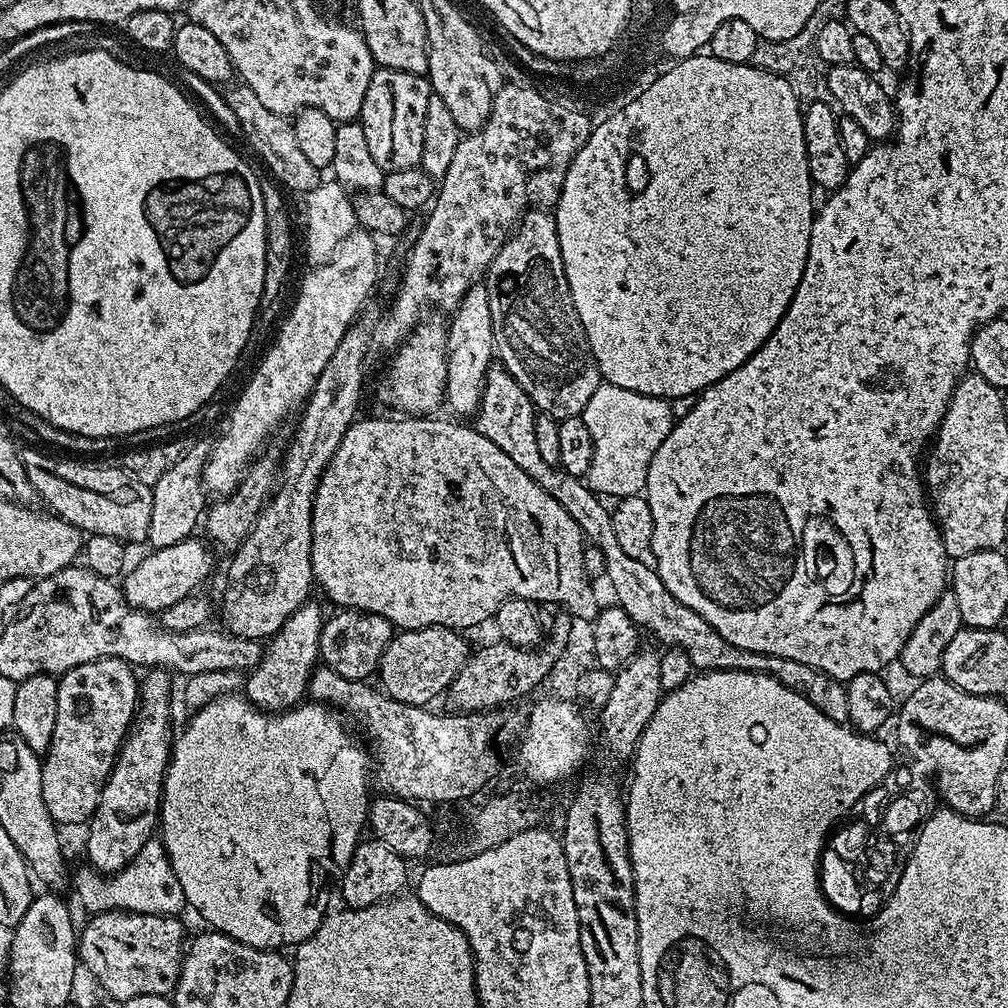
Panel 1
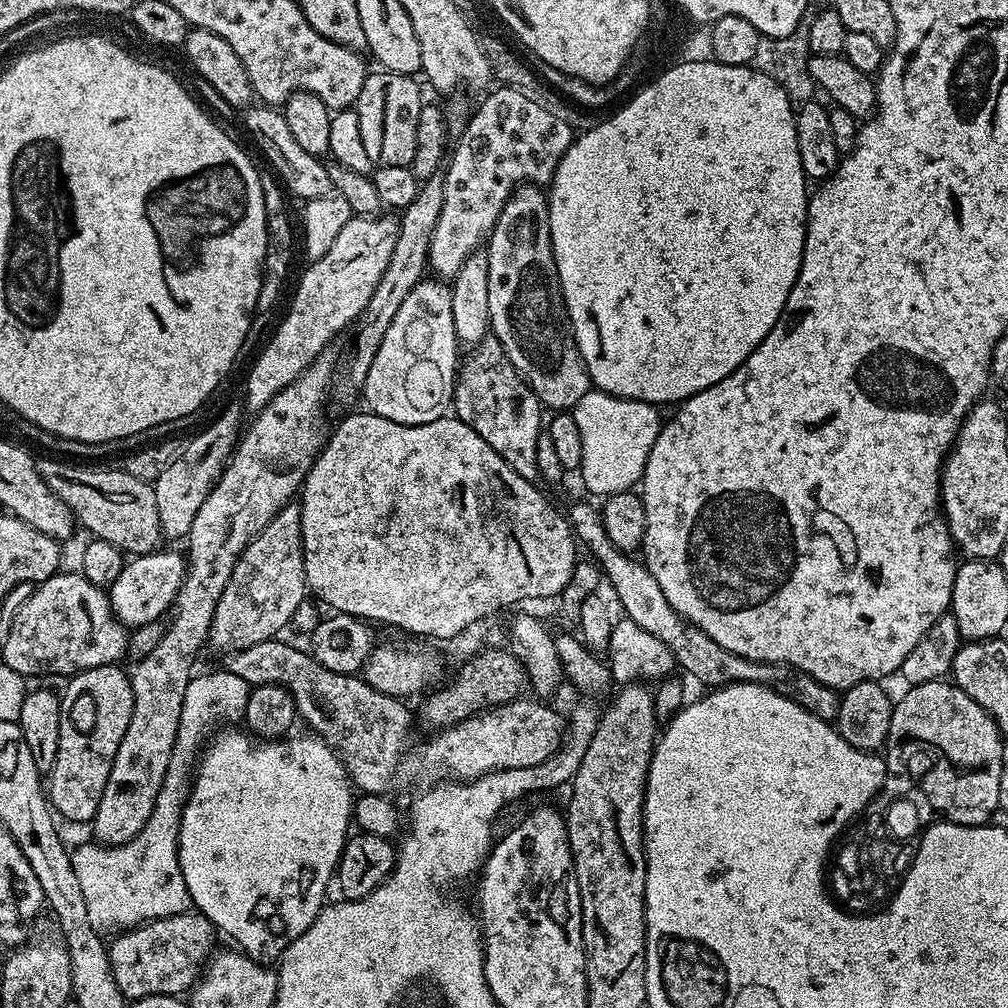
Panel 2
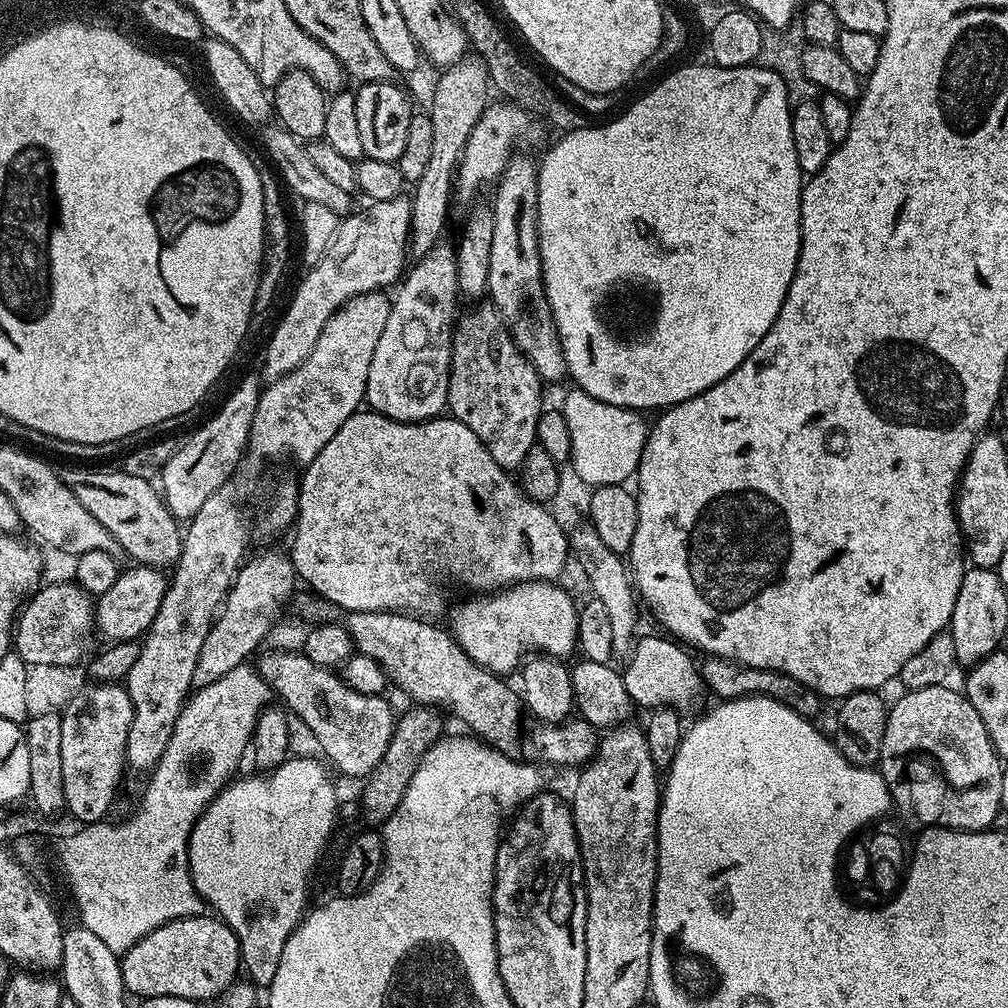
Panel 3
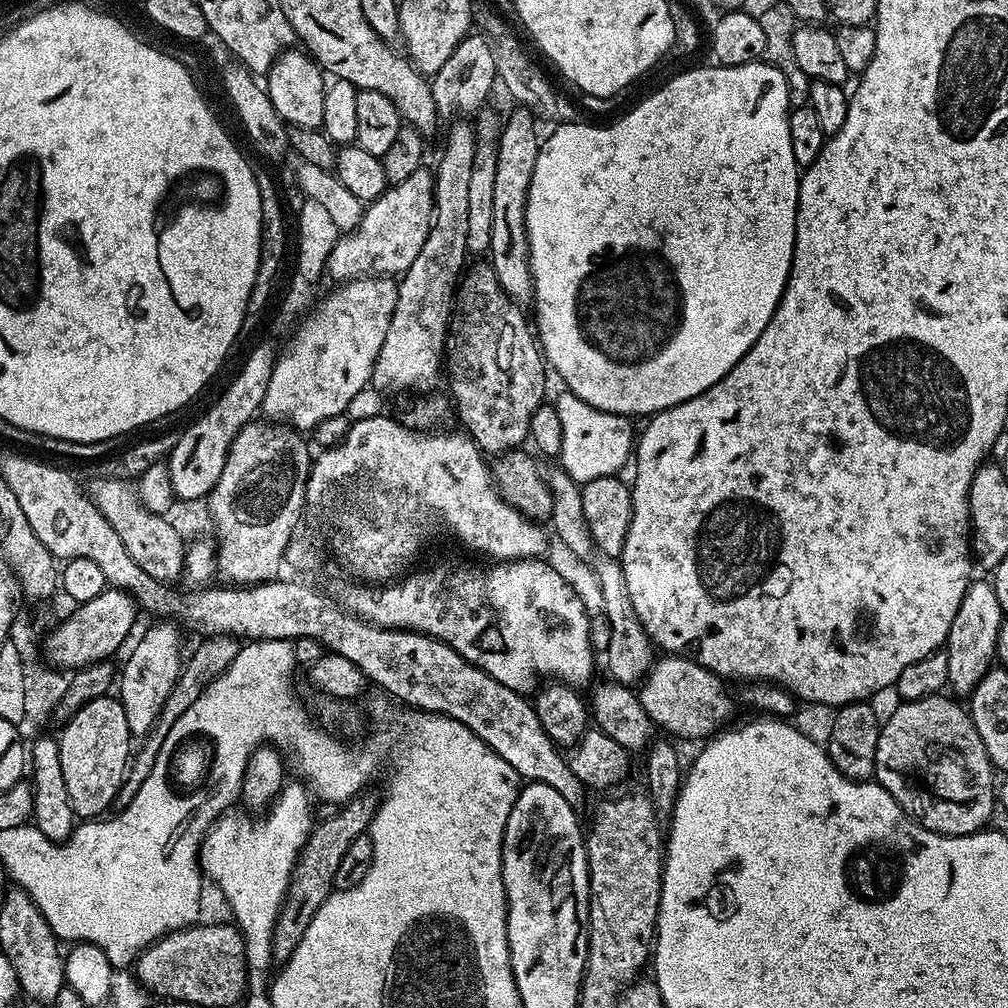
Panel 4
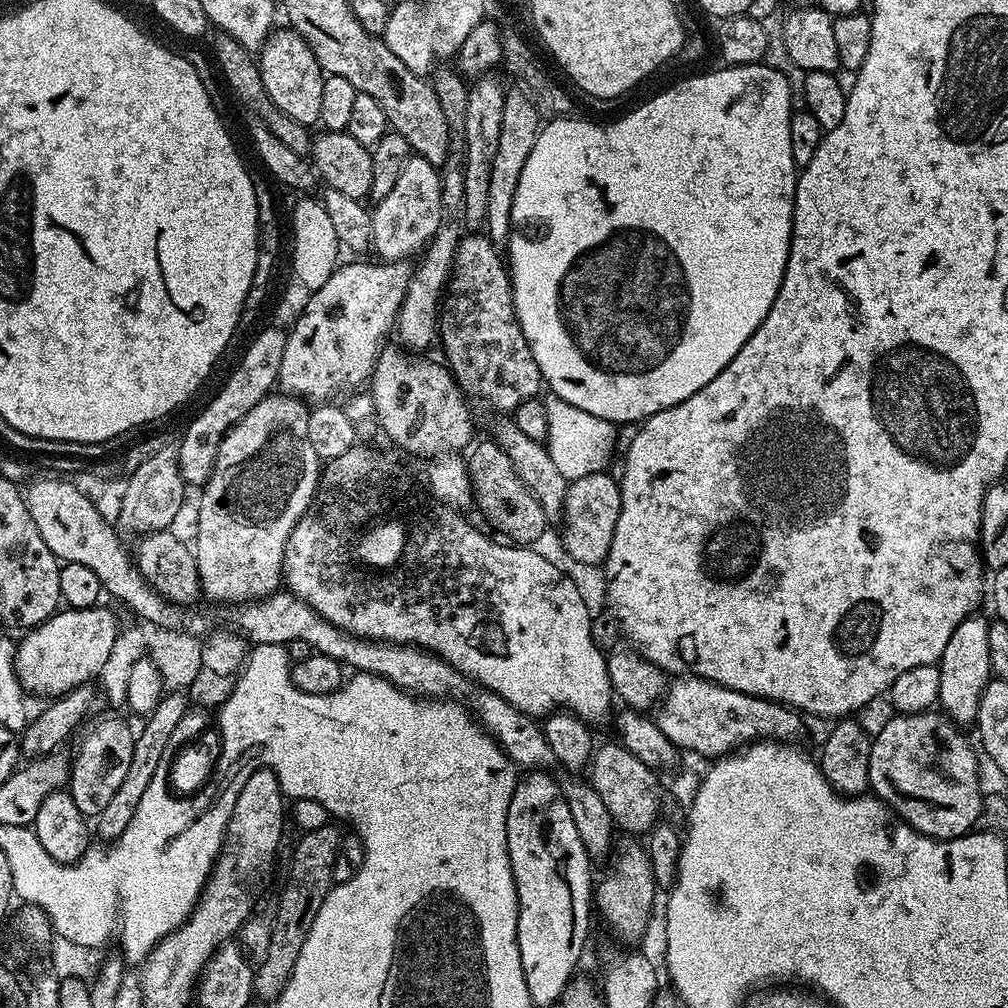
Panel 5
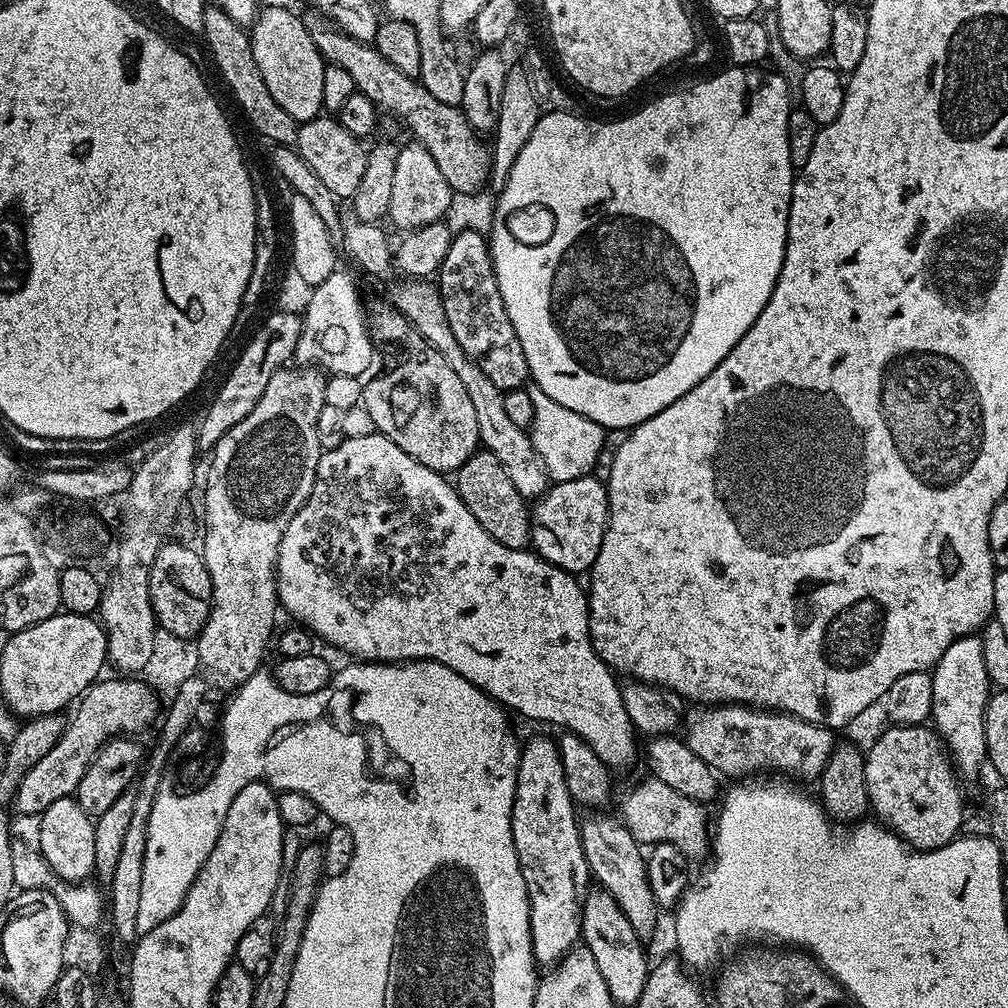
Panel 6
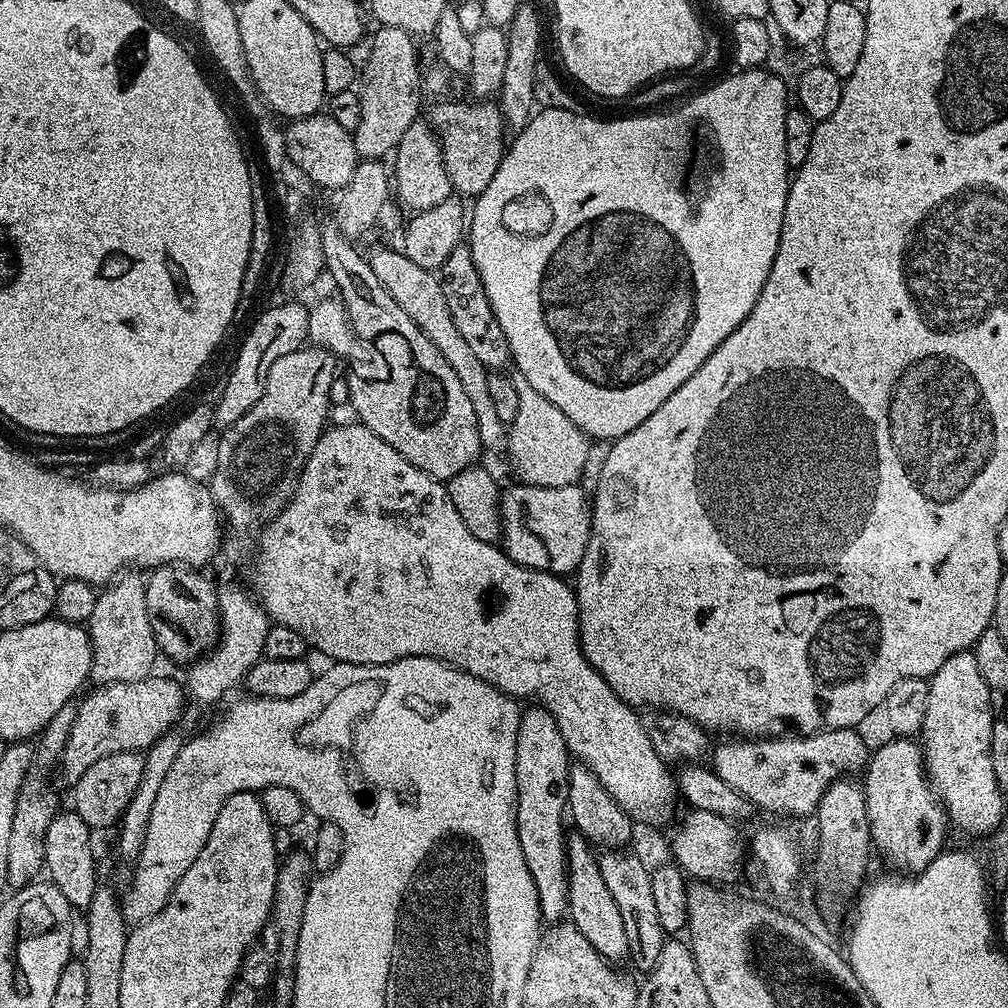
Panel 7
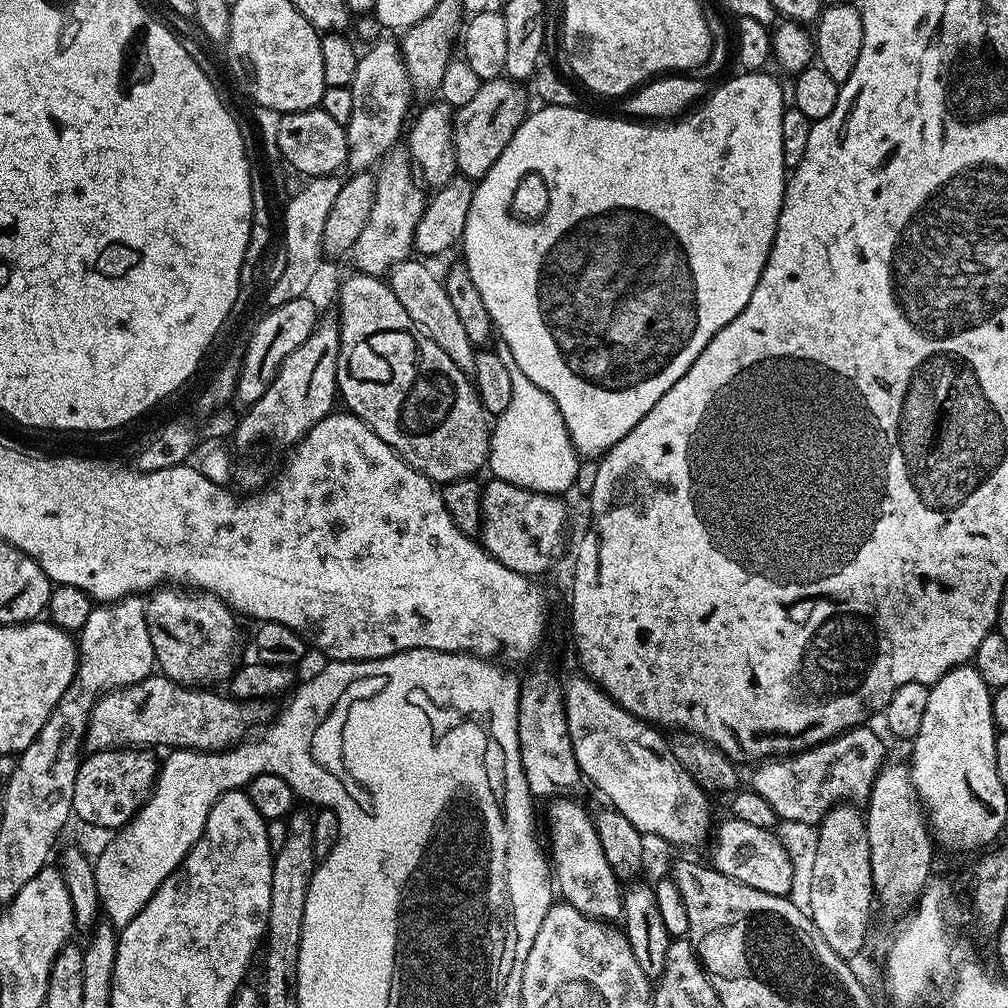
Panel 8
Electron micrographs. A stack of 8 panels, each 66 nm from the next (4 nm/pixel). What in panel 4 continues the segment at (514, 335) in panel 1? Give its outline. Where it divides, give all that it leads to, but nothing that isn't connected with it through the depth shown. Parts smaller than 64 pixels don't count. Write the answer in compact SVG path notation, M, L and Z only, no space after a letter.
M519 106L513 109L503 121L500 141L496 147L498 170L494 170L494 230L490 230L490 263L502 290L506 290L511 300L524 306L532 299L532 275L528 265L526 234L526 198L542 140L539 135L536 137L538 124L532 113Z

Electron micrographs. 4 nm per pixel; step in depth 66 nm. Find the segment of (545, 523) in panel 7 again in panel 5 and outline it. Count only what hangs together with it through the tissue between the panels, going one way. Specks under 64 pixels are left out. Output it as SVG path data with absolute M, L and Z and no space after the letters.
M607 471L586 474L586 478L571 481L568 492L565 494L564 510L562 517L562 537L568 552L582 563L603 565L608 557L610 542L614 542L614 528L618 526L618 514L622 510L620 485L615 475L608 476Z

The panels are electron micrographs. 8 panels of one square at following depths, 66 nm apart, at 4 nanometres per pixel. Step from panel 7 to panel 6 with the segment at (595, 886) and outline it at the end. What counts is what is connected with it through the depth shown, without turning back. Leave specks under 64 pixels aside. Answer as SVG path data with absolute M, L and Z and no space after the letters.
M599 886L584 893L584 905L580 911L580 934L583 947L594 954L594 962L598 962L598 970L602 970L602 978L616 1005L635 1006L642 994L642 986L646 986L650 960L644 957L645 945L640 936L634 934L634 926L626 922L626 914L622 914L618 902L614 902L612 895Z

